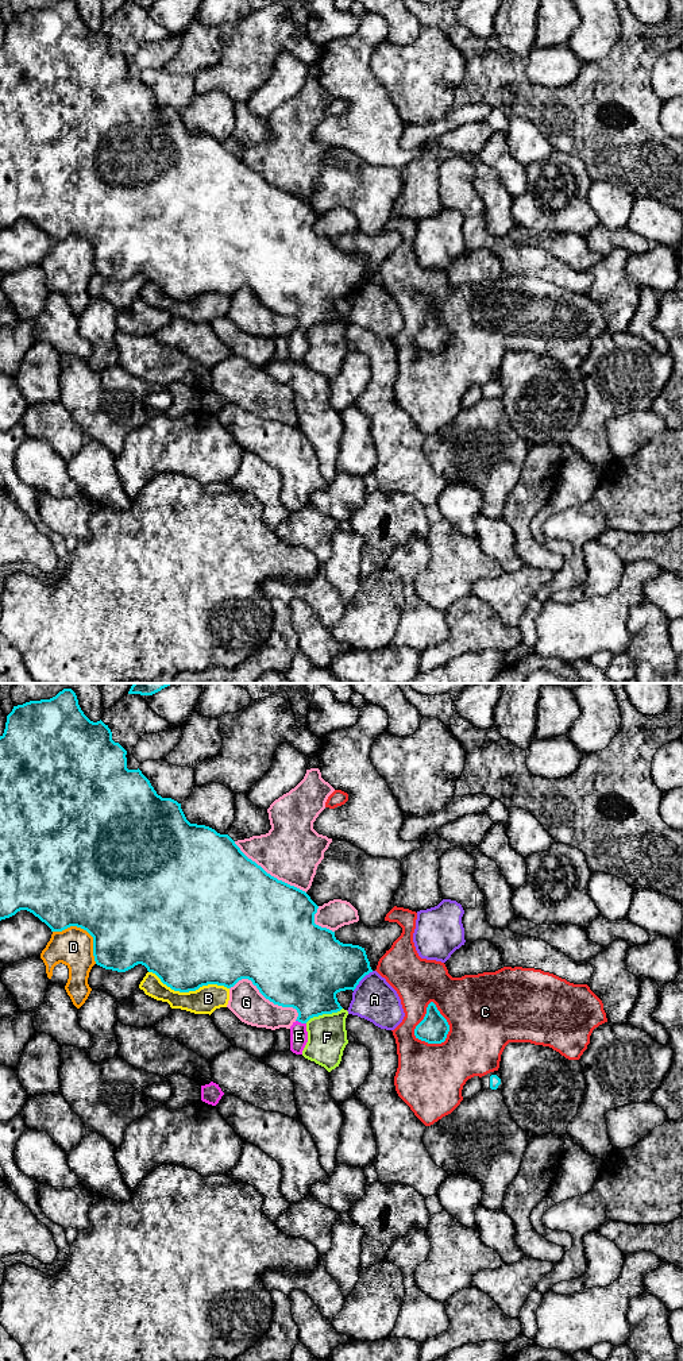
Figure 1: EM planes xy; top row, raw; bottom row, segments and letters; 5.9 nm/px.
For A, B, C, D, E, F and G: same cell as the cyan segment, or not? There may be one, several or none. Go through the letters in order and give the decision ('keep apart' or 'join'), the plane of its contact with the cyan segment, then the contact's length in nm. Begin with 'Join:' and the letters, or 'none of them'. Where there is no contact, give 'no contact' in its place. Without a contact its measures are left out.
Join: E
A: keep apart | xy | 170 nm
B: keep apart | xy | 500 nm
C: keep apart | xy | 280 nm
D: keep apart | xy | 320 nm
E: join | xy | 70 nm
F: keep apart | xy | 240 nm
G: keep apart | xy | 440 nm

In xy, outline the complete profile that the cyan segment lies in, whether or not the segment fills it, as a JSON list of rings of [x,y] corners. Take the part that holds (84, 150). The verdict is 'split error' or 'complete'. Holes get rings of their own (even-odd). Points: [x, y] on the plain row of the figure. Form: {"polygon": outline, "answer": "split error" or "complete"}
{"polygon": [[[59,0],[50,8],[30,9],[13,15],[7,24],[4,42],[0,45],[0,230],[27,219],[45,231],[51,240],[62,240],[70,235],[86,239],[93,246],[93,265],[97,274],[126,281],[138,273],[155,282],[163,293],[174,300],[189,301],[202,294],[217,293],[227,297],[239,289],[248,288],[259,301],[282,316],[293,316],[298,325],[290,335],[290,359],[302,363],[308,351],[306,331],[323,323],[340,320],[336,302],[355,298],[359,290],[373,281],[364,257],[343,252],[335,240],[315,232],[319,215],[310,205],[267,182],[248,167],[228,143],[215,138],[190,132],[181,112],[157,103],[150,89],[138,78],[127,77],[130,62],[112,49],[112,41],[101,28],[90,30],[78,14],[74,0]]], "answer": "split error"}

